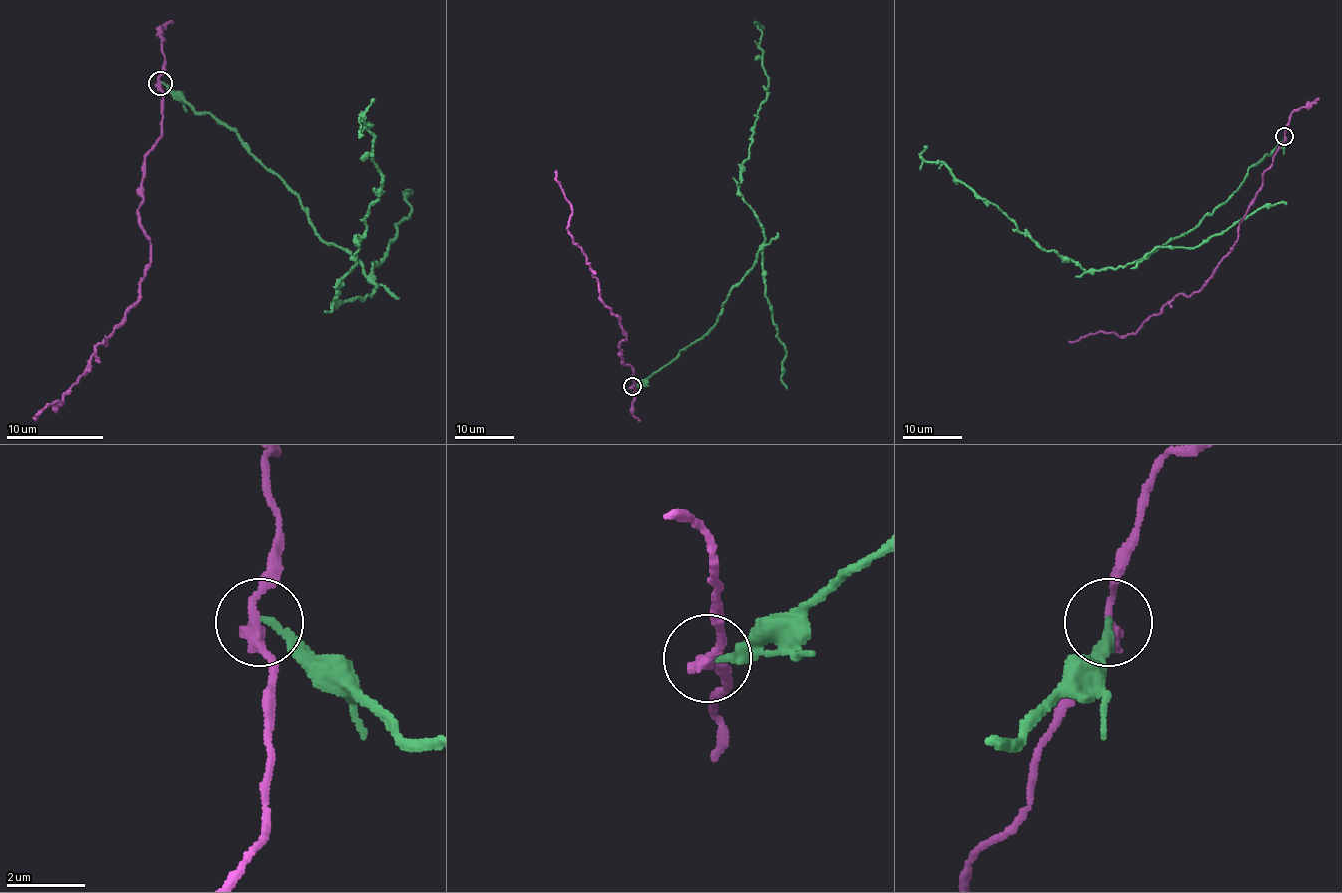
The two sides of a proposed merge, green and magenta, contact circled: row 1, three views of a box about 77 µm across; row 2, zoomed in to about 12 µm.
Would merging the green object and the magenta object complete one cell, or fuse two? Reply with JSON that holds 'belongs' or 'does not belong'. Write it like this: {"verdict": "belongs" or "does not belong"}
{"verdict": "does not belong"}

